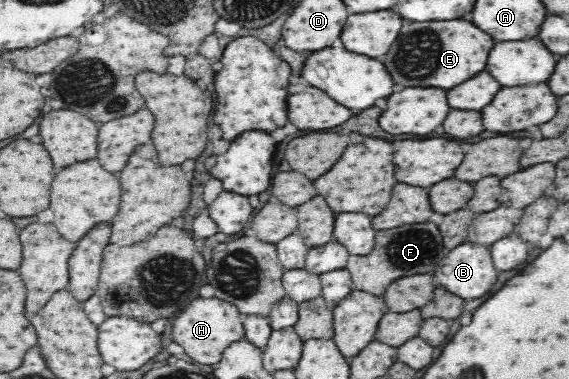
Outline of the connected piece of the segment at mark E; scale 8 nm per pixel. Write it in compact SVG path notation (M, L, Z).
M457 19L457 21L427 21L427 23L405 23L401 29L401 35L385 55L385 67L389 69L389 75L393 77L395 83L403 87L441 87L441 89L451 89L469 77L477 75L479 71L485 69L487 65L487 55L493 47L493 39L477 29L473 23Z

